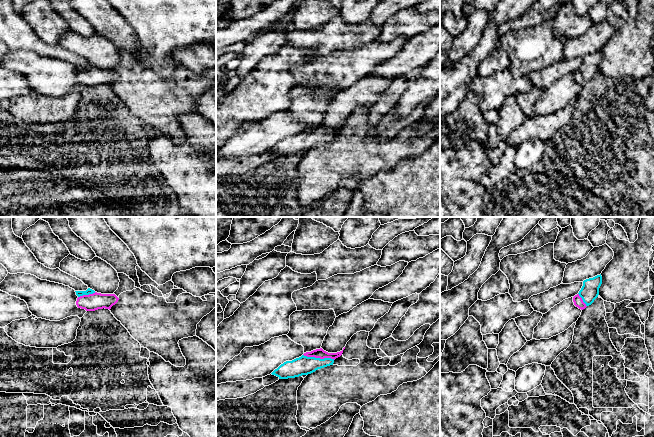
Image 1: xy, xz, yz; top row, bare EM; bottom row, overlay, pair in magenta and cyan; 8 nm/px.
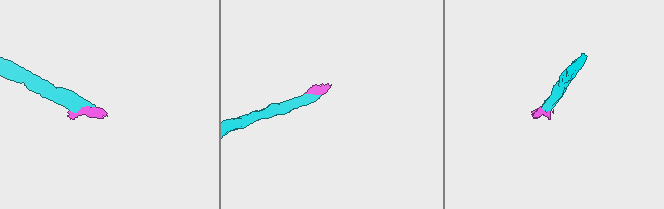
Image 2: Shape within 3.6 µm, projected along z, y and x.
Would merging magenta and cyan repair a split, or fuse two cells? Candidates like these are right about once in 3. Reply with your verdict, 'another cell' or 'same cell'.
same cell

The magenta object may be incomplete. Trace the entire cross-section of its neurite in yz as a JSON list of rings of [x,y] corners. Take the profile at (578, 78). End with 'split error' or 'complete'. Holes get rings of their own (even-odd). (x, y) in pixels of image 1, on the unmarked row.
[[[601,50],[584,56],[581,66],[573,73],[574,81],[581,86],[591,81],[599,71],[599,64],[601,60]]]; split error

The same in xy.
[[[88,64],[86,67],[75,67],[78,72],[76,81],[78,84],[86,87],[95,87],[98,85],[111,85],[119,74],[115,70],[101,70]]]; split error

